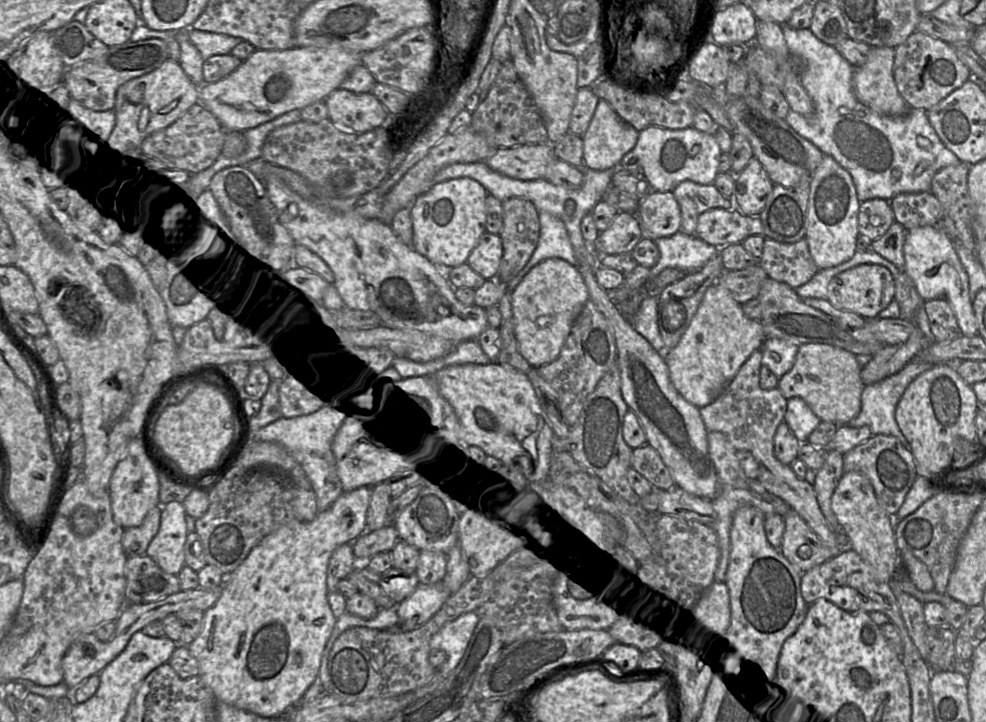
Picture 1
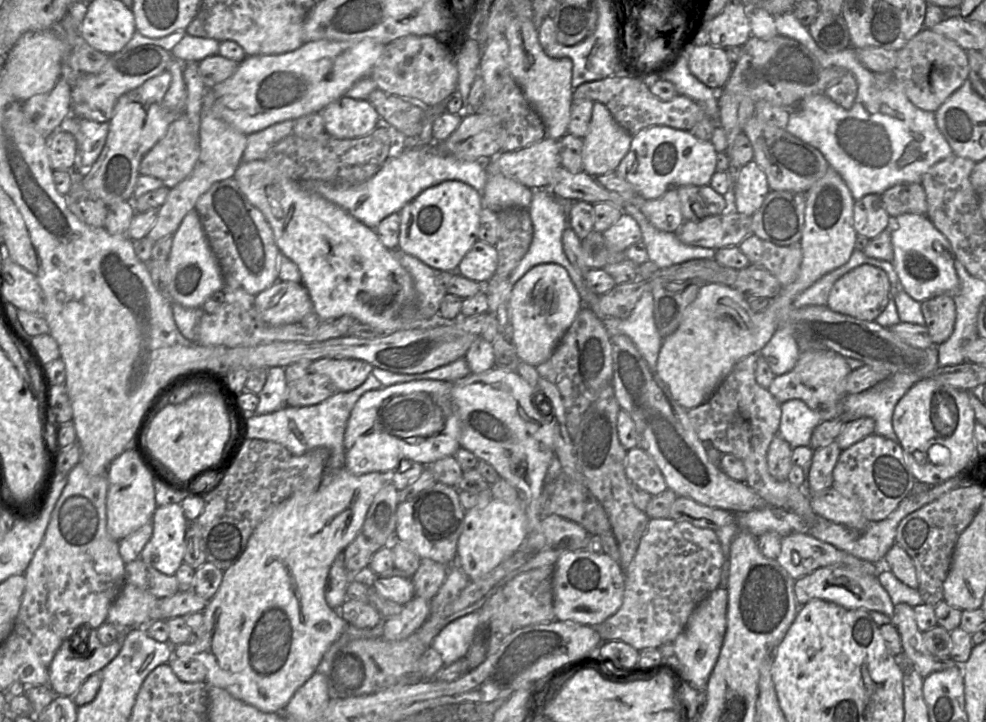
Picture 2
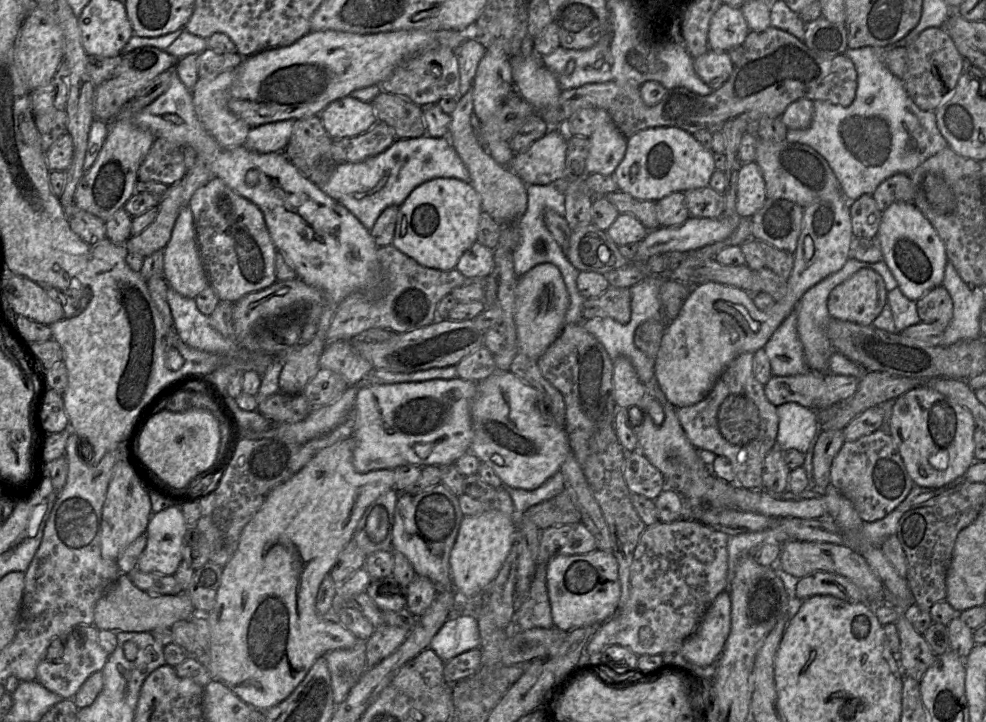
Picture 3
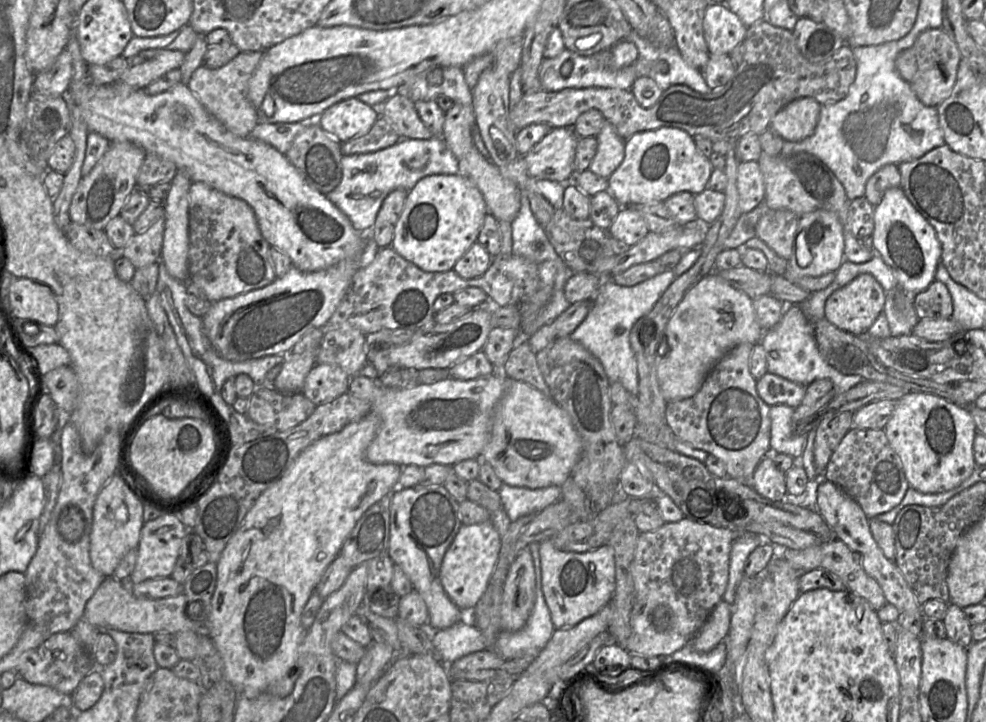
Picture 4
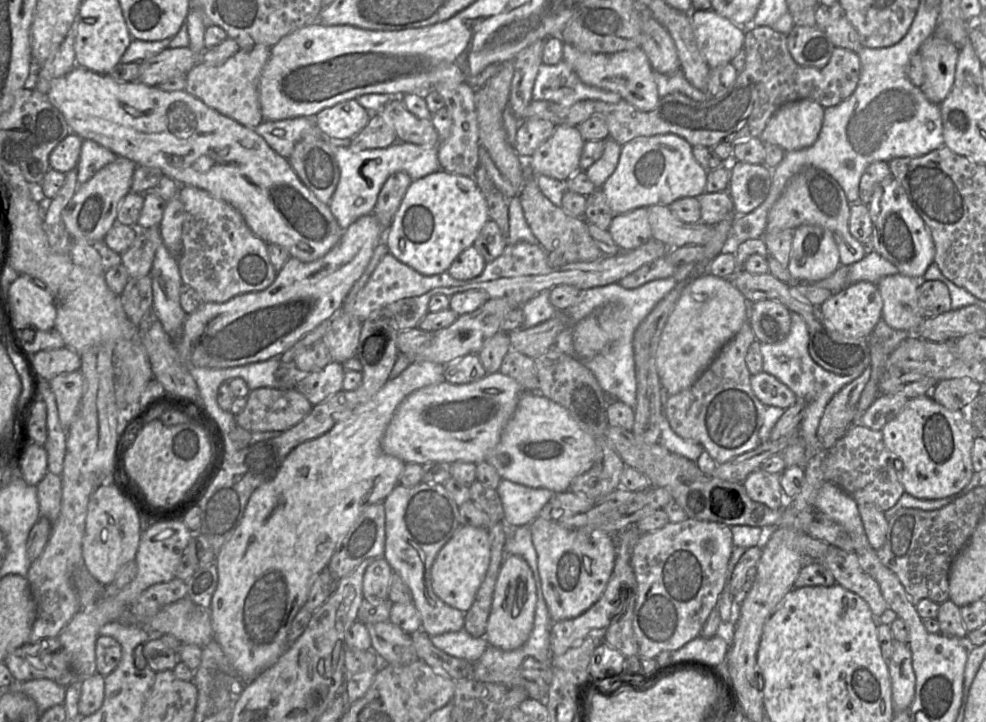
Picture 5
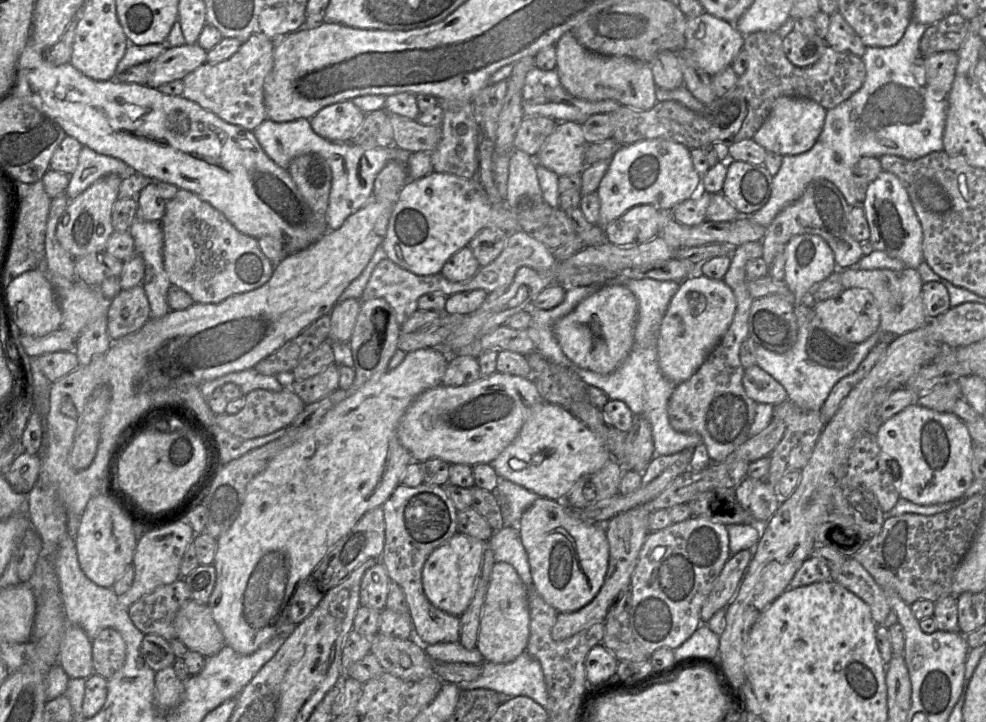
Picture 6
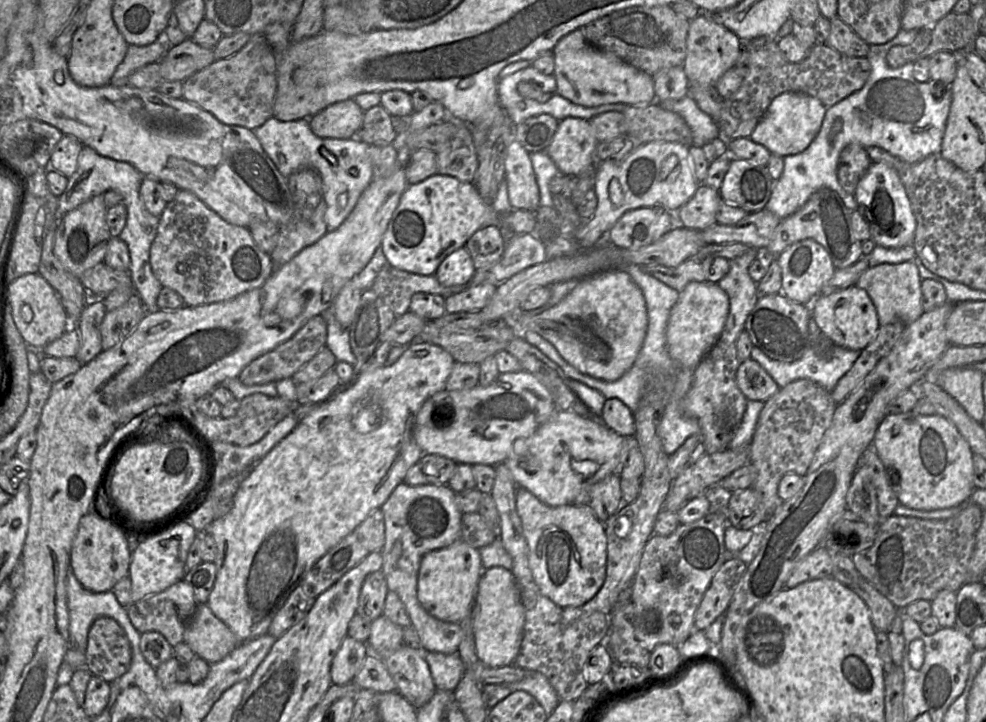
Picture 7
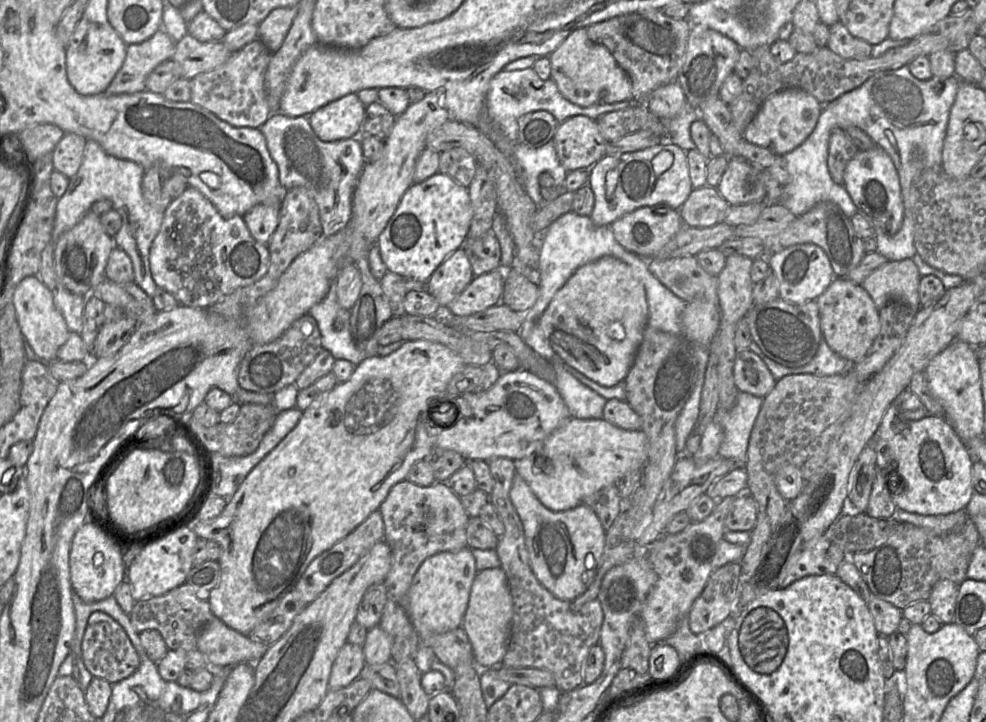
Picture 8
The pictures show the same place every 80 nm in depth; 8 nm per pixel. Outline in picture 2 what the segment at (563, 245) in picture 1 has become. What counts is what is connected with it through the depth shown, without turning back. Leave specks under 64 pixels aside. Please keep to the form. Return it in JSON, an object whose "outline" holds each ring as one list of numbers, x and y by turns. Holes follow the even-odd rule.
{"outline":[[531,188,532,201,528,211,533,224,533,239,531,245,519,264,510,275,510,282,514,285,532,267,544,263,556,263,564,267,574,283,582,300,582,308,587,307,586,284,581,273,568,260,562,244,562,235,567,225,567,208,570,207,571,199,561,198,554,195,549,188]]}

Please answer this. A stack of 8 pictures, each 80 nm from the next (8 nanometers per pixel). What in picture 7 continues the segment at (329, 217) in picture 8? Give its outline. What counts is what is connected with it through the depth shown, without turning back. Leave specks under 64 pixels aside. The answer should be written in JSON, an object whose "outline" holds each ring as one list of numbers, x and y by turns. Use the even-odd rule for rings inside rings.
{"outline":[[274,116,253,131,264,151,283,176,288,178,304,168,314,169,320,174,327,204,325,221,328,232,336,230,346,220,361,194,374,178,369,156,370,144,357,137,320,138,312,132,309,119,281,121]]}

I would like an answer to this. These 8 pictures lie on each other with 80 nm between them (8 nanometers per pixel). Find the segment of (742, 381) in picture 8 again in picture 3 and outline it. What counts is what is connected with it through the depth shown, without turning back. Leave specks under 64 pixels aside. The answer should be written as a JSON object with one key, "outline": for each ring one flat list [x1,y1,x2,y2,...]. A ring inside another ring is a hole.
{"outline":[[808,370,792,376,771,376,764,385,764,393,774,406,795,402,812,409,817,392,823,384,826,372]]}

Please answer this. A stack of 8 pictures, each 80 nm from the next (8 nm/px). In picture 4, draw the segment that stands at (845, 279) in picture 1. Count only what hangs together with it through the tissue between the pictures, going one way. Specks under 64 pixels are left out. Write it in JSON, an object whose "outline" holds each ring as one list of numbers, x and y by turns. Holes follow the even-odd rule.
{"outline":[[861,274,827,298,825,318,840,330,866,335,883,310,885,295,872,275]]}

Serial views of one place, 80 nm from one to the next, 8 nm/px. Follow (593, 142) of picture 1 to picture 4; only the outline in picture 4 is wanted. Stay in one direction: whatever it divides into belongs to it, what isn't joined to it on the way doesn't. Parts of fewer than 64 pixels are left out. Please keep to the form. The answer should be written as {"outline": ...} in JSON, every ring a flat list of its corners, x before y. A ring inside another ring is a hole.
{"outline":[[604,121,598,135,597,151,588,170,596,175,608,178,621,164,625,155,625,140,621,138,613,125]]}

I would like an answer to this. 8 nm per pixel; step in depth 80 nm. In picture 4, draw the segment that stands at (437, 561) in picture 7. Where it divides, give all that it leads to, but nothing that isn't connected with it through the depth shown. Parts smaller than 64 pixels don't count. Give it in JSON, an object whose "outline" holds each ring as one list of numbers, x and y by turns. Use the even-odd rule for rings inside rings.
{"outline":[[492,522,462,524,447,549,441,569,441,584,451,601,461,610,472,610,485,593,501,549,501,538]]}

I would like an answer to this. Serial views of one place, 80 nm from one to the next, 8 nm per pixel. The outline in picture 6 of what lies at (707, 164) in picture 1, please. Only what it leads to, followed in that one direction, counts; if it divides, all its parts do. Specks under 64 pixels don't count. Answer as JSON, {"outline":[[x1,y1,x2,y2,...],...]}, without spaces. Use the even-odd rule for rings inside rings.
{"outline":[[656,138,622,145,610,158,609,167,596,190,600,200,597,225,605,227,640,204,653,205,671,213,679,203,698,193,701,179,694,169,690,150,680,143]]}

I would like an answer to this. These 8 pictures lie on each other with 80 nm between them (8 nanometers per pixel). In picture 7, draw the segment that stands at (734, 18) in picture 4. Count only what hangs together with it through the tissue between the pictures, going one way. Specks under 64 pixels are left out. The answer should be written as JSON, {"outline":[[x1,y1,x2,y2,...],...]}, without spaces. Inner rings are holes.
{"outline":[[701,12,690,21,686,47,686,57,682,66,689,87,704,86,715,85,727,70,734,67,743,42,734,32,712,19,709,14]]}

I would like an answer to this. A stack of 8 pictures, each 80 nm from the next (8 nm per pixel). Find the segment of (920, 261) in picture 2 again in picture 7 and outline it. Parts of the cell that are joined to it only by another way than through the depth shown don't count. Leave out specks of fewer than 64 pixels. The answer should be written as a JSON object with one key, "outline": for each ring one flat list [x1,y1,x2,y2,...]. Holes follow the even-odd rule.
{"outline":[[882,162,872,163,858,182,854,197,859,213,868,223,870,239,875,245,897,249,913,244,916,220,904,185,892,167]]}

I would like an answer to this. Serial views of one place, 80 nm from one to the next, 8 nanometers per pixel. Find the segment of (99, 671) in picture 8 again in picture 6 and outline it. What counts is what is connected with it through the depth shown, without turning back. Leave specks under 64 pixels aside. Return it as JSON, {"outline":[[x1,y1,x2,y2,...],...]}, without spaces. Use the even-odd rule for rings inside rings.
{"outline":[[113,628,99,632,92,642,94,673,111,678,121,669,126,658,126,645,121,634]]}

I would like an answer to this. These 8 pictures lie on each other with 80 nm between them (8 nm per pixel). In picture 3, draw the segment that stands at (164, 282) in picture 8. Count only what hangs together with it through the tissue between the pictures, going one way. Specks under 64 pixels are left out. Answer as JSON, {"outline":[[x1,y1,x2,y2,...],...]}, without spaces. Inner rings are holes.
{"outline":[[213,178,206,185,198,188,193,194,193,196,191,197,189,206,193,213,201,261,208,280,208,285,215,290,220,301,229,301,229,302,235,303,245,295,265,289,277,281,275,259,276,259,276,253,278,250,271,239,270,233,268,231,268,228,264,219,264,215,262,211,259,209,259,207,257,207,254,203,252,203,248,199,239,195,237,192,231,189,228,185,225,184,224,181,222,181,219,178]]}

